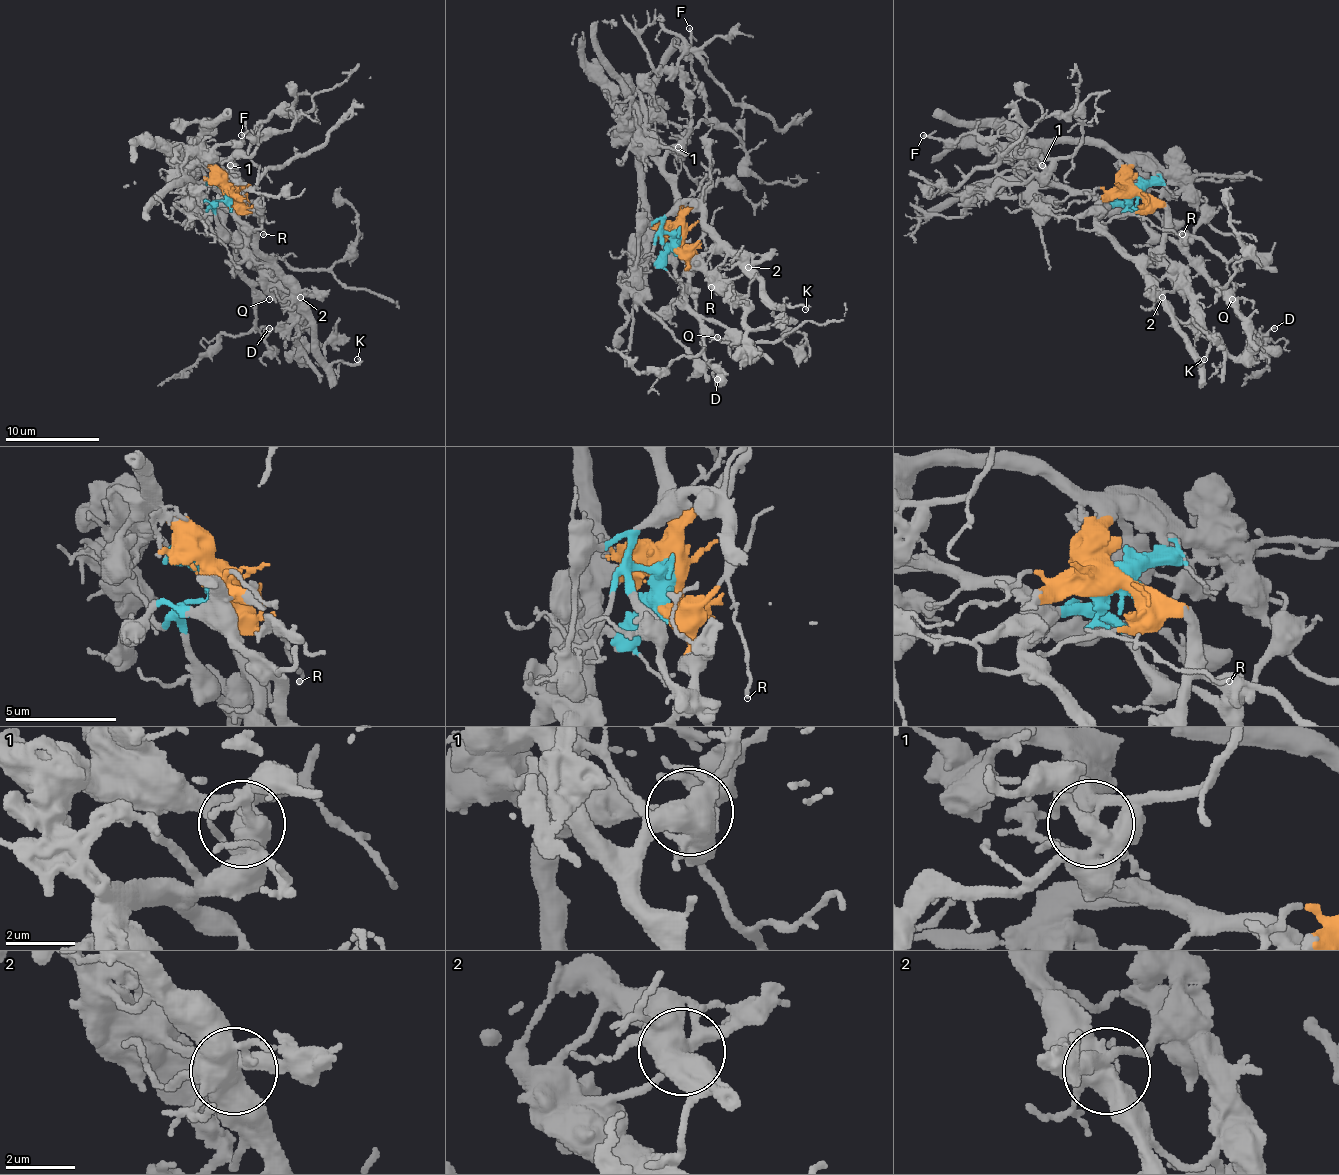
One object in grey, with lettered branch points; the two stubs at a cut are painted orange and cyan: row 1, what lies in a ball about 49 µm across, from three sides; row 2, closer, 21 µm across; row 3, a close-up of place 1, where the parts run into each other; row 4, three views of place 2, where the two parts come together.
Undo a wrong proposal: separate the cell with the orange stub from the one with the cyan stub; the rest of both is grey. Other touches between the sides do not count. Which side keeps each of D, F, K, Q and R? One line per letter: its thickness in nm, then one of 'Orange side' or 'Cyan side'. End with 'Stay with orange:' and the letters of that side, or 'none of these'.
D: Thickness 120 nm. Cyan side
F: Thickness 150 nm. Cyan side
K: Thickness 240 nm. Cyan side
Q: Thickness 110 nm. Orange side
R: Thickness 90 nm. Orange side
Stay with orange: Q, R

